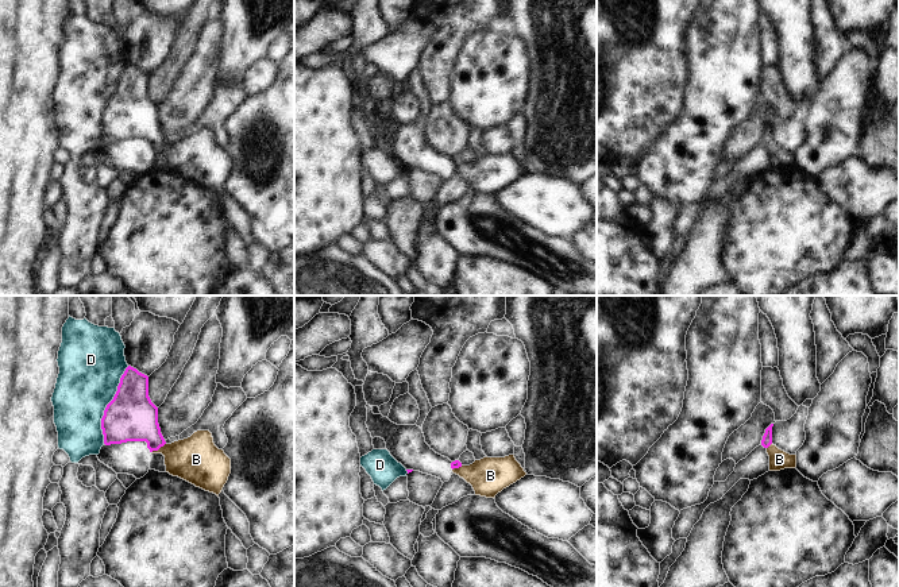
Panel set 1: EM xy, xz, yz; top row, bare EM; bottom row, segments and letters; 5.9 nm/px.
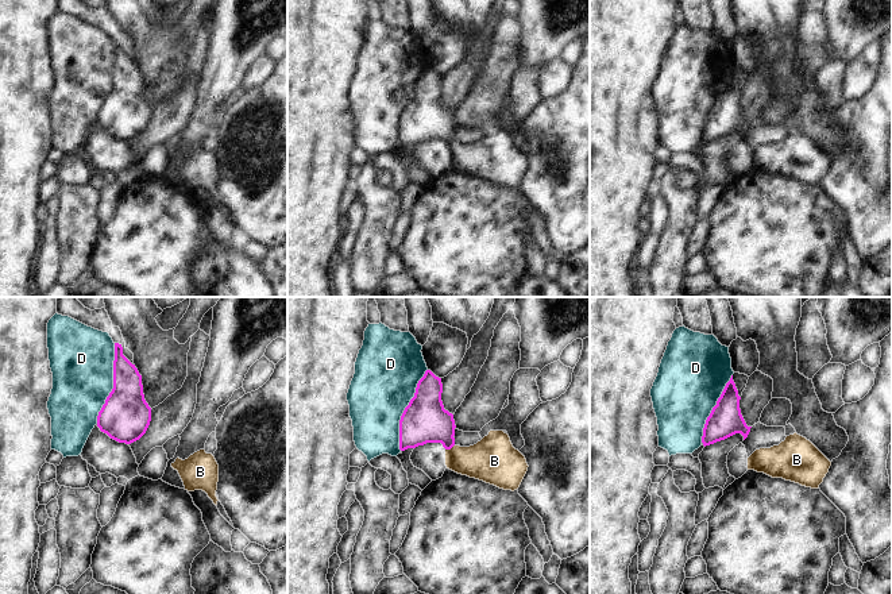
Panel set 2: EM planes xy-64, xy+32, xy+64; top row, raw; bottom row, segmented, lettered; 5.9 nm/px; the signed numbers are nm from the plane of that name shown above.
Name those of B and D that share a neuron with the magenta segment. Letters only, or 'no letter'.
B

